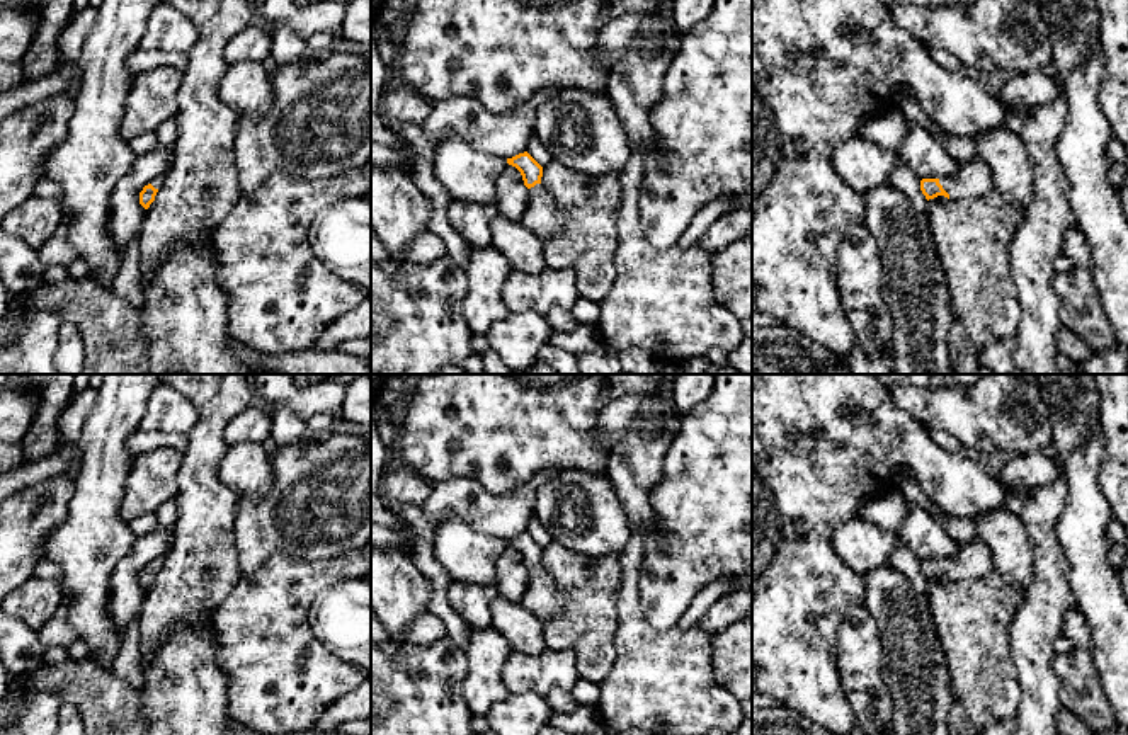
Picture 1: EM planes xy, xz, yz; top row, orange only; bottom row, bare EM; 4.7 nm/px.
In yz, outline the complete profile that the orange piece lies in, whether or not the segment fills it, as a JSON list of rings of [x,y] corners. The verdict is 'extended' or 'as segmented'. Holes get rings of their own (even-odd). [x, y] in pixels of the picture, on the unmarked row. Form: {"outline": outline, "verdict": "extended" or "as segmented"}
{"outline": [[[975,538],[970,543],[956,543],[953,556],[943,560],[922,560],[920,572],[926,580],[944,577],[948,580],[977,580],[994,572],[994,558],[987,544]]], "verdict": "extended"}

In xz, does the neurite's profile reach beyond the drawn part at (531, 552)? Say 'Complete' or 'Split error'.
Split error

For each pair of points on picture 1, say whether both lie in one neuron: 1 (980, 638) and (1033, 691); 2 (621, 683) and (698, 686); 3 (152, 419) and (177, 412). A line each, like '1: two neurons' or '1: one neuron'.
1: two neurons
2: one neuron
3: one neuron

